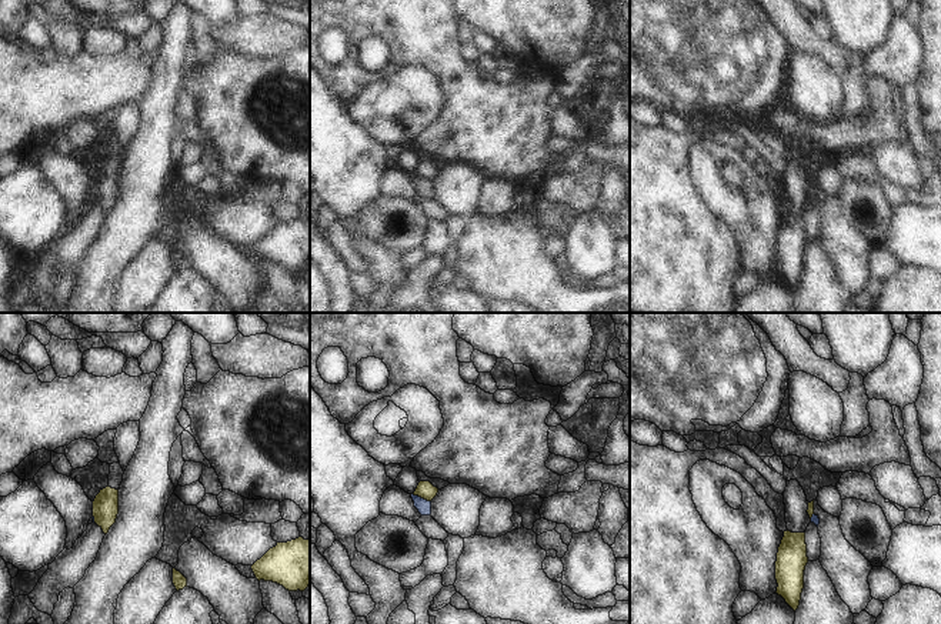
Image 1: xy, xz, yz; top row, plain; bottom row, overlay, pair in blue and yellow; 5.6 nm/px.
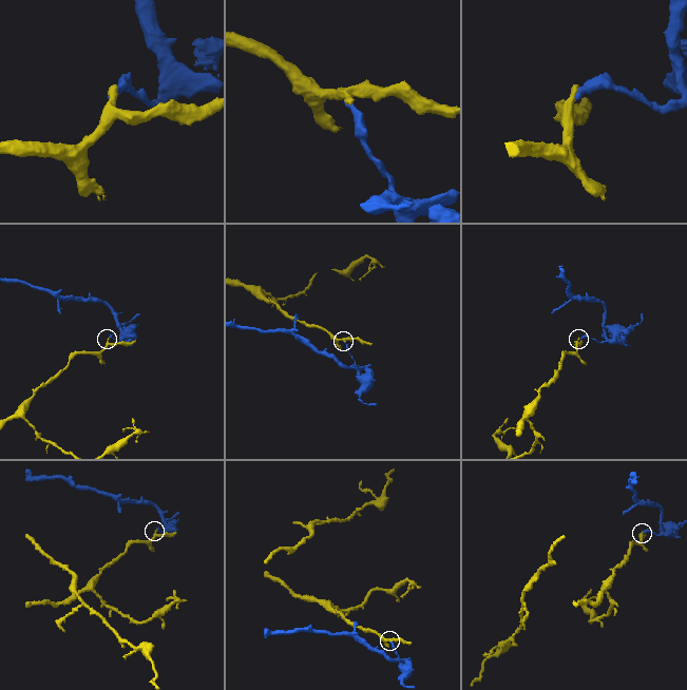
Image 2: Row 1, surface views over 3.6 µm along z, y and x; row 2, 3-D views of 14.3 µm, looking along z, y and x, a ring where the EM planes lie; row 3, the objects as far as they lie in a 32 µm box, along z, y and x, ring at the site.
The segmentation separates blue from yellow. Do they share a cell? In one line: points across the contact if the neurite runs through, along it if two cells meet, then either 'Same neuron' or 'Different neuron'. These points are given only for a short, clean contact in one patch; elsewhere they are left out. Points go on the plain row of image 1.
Boundary: xz (413, 173), (430, 182). Different neuron

